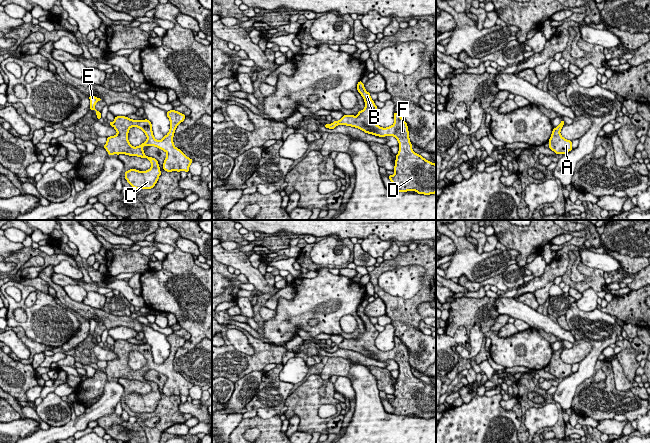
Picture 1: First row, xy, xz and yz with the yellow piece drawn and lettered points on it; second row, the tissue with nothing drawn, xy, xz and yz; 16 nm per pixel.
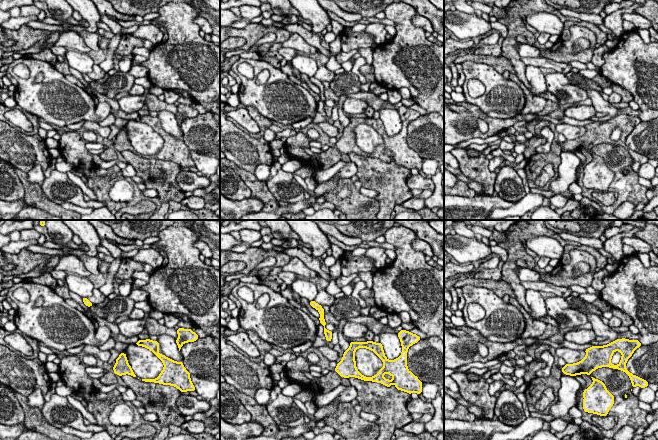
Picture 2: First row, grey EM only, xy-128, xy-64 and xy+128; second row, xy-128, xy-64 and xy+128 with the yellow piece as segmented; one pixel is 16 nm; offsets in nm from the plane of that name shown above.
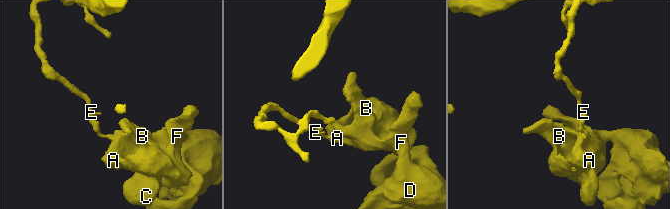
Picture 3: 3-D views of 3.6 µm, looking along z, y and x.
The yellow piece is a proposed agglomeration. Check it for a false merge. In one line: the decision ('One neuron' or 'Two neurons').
Two neurons

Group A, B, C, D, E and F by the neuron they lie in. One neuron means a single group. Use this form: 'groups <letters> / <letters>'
groups A B C D F / E

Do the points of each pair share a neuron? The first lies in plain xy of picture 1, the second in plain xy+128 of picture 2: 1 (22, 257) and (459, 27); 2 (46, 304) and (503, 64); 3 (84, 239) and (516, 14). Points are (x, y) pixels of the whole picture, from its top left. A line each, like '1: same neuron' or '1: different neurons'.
1: different neurons
2: different neurons
3: different neurons

